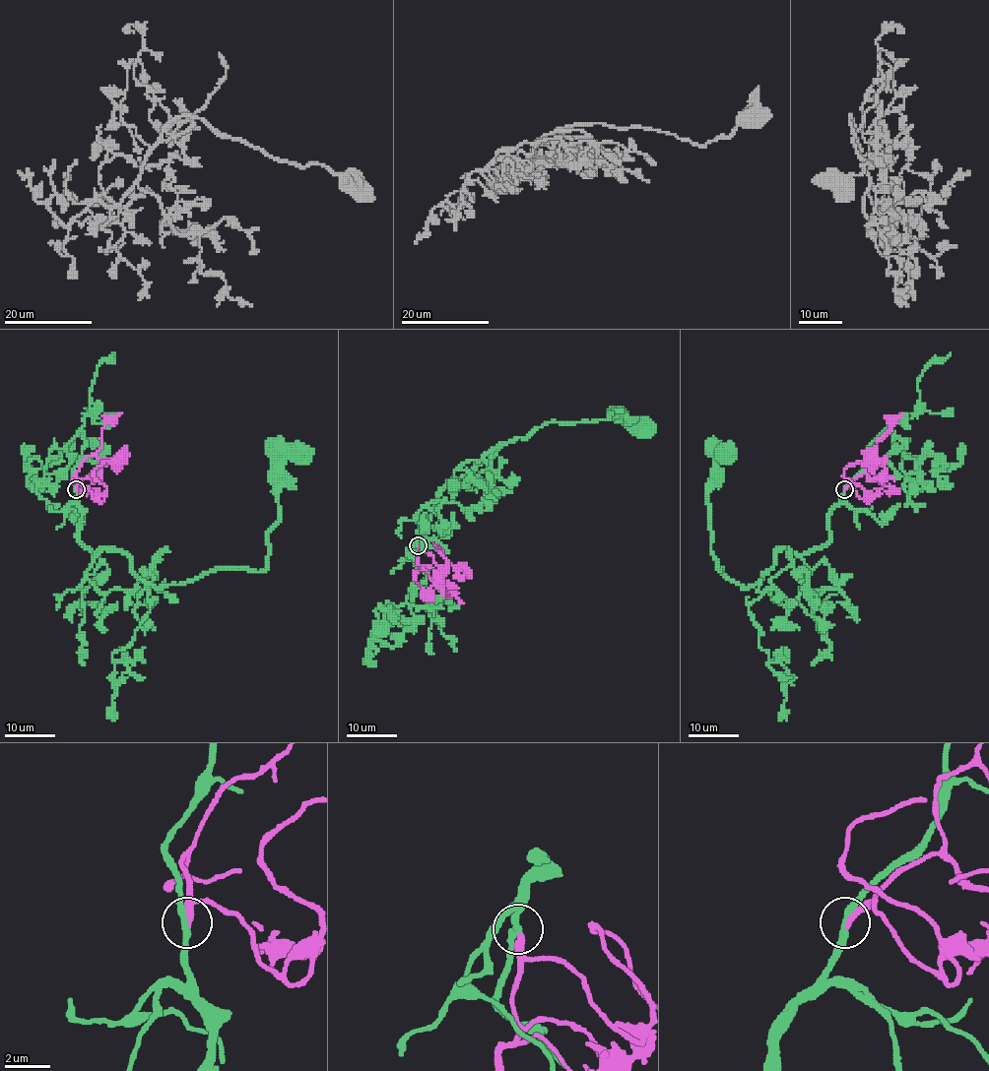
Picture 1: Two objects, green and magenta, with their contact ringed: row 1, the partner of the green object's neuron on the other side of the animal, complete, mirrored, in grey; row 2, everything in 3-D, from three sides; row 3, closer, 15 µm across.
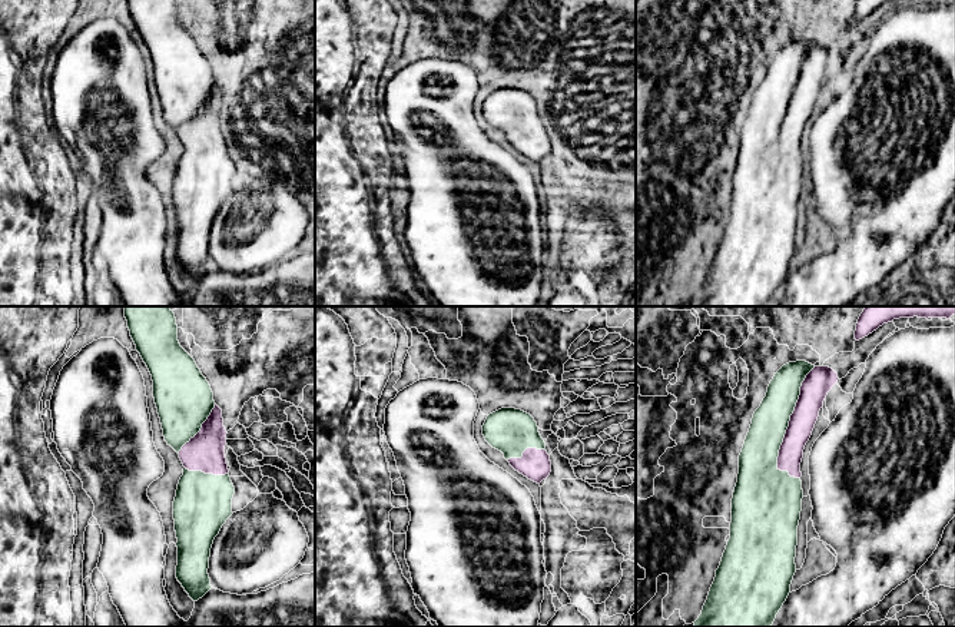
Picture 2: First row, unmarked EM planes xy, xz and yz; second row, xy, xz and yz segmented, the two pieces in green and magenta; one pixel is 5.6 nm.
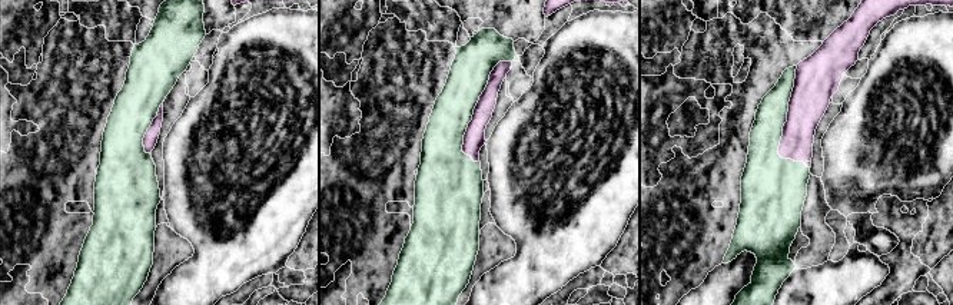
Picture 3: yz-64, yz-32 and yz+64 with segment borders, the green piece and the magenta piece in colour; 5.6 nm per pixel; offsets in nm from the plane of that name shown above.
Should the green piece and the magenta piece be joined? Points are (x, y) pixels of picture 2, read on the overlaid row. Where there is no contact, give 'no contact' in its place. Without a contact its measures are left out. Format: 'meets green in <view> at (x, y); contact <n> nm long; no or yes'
meets green in yz at (788, 425); contact 650 nm long; yes

